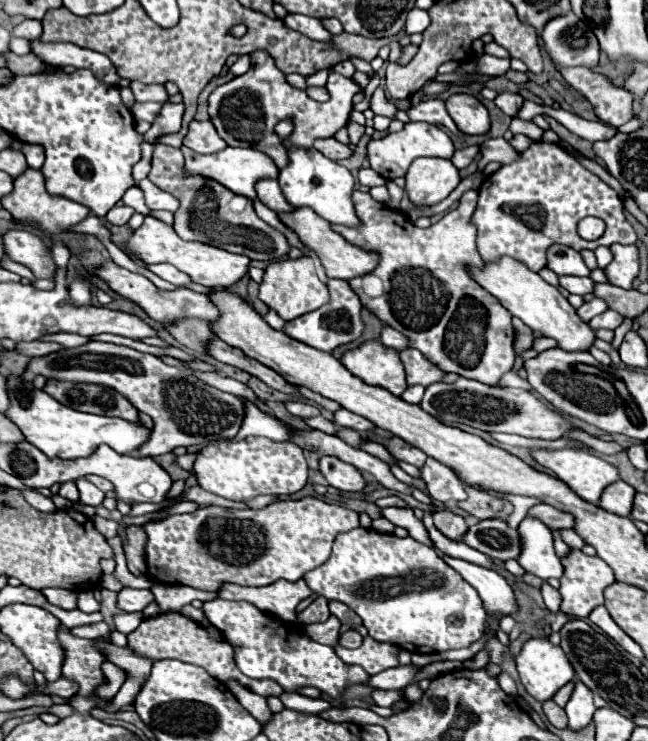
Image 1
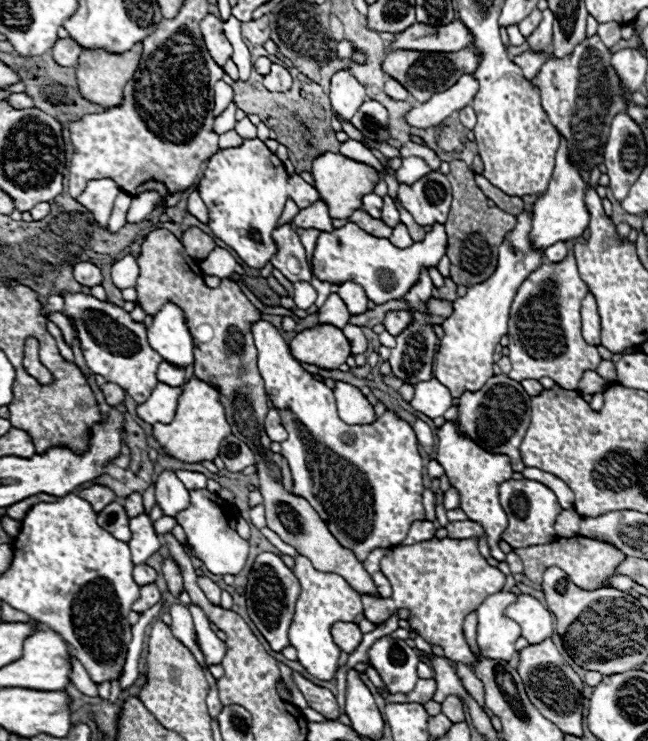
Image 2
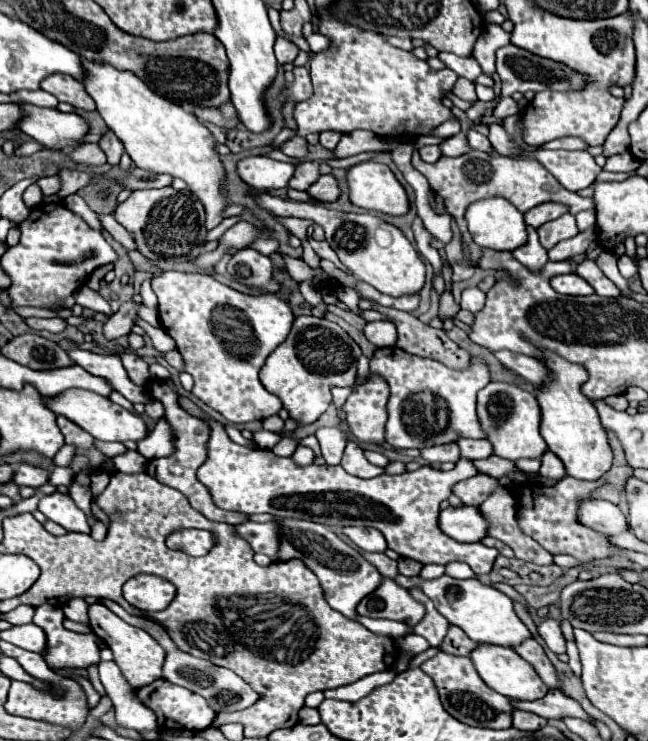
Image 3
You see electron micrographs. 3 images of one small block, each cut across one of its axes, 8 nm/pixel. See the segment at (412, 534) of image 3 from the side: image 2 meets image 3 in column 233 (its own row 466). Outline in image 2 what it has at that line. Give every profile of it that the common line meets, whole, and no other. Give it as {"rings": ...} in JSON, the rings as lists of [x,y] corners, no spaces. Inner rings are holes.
{"rings":[[[446,422],[436,432],[436,460],[444,468],[444,474],[450,482],[450,486],[456,488],[456,492],[460,496],[458,508],[470,520],[480,522],[484,526],[484,532],[488,536],[488,544],[492,548],[492,558],[502,562],[506,558],[506,554],[498,548],[498,542],[500,542],[500,536],[502,536],[502,532],[508,524],[508,518],[506,518],[506,512],[500,506],[498,488],[500,488],[500,482],[506,482],[512,476],[510,458],[504,456],[504,454],[490,454],[490,452],[482,450],[472,440],[460,436],[452,422]]]}

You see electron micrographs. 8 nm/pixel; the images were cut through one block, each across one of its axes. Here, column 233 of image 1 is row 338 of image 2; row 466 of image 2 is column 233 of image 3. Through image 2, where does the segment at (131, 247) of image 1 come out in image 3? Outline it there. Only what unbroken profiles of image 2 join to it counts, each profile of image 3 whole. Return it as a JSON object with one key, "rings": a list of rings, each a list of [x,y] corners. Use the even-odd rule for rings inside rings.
{"rings":[[[164,272],[152,278],[152,290],[158,296],[158,316],[162,328],[174,338],[176,350],[182,354],[184,372],[194,378],[194,396],[208,404],[212,410],[220,412],[228,422],[252,422],[264,420],[272,414],[278,414],[282,402],[278,396],[270,394],[260,378],[258,372],[264,366],[266,358],[272,354],[276,346],[280,346],[294,322],[292,308],[288,304],[288,296],[272,296],[272,294],[258,294],[248,296],[236,292],[210,274],[200,272]]]}

